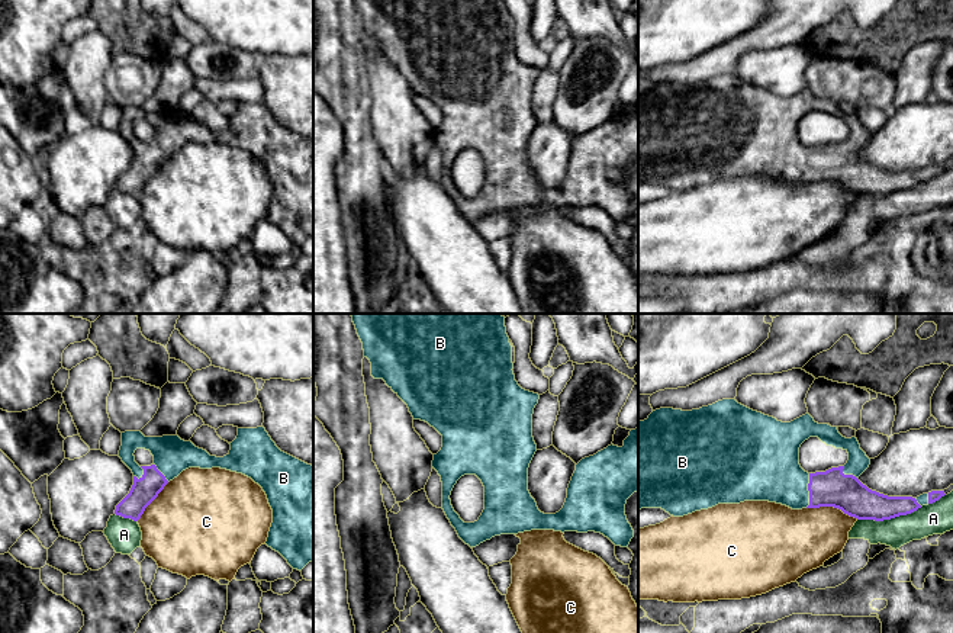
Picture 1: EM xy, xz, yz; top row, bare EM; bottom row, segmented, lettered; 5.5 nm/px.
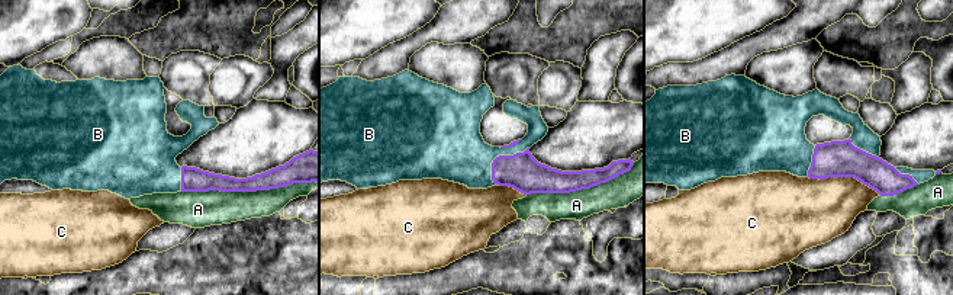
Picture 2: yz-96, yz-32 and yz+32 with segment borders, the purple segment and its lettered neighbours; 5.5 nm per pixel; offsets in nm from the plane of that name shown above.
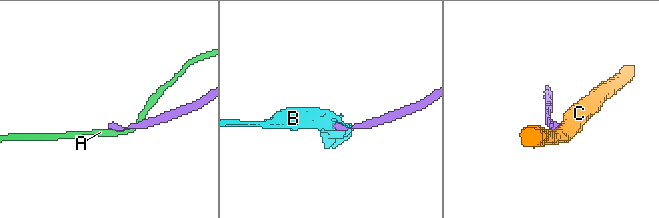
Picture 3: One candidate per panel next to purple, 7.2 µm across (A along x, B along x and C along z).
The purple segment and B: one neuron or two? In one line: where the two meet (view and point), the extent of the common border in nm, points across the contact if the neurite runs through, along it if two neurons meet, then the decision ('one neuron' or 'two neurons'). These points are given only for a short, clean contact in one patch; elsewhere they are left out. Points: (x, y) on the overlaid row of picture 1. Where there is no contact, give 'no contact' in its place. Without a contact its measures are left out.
yz (808, 489) | 190 nm | one neuron

